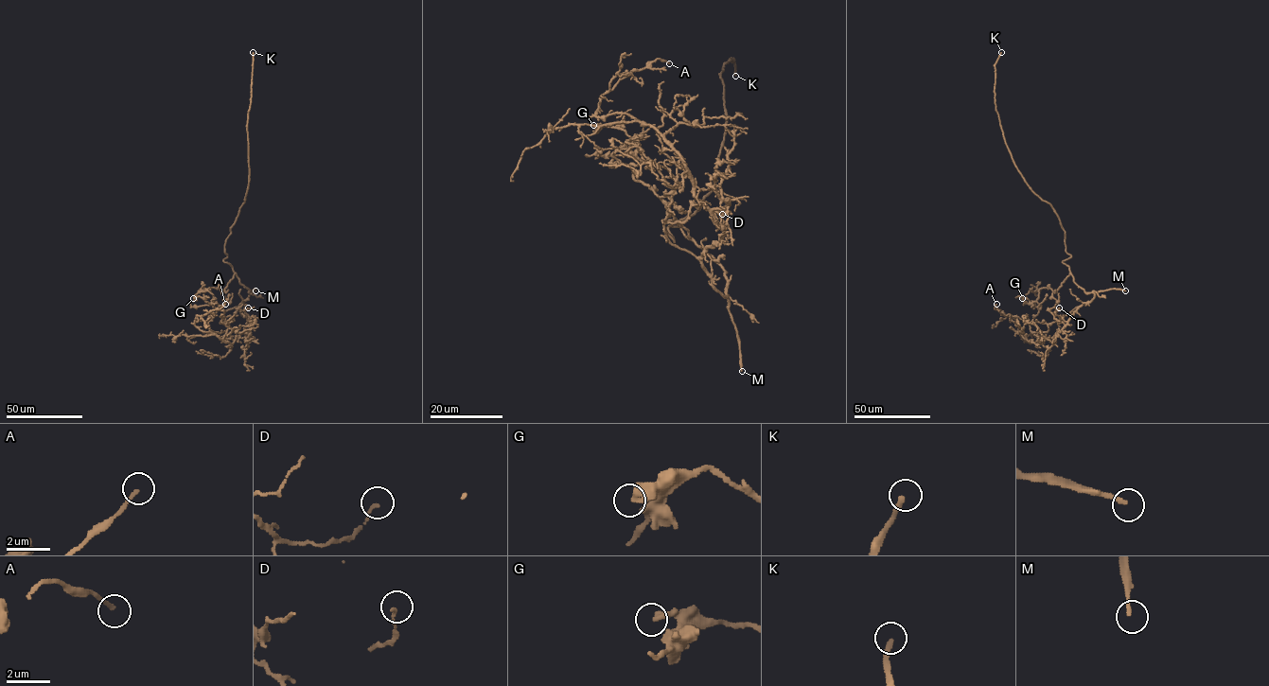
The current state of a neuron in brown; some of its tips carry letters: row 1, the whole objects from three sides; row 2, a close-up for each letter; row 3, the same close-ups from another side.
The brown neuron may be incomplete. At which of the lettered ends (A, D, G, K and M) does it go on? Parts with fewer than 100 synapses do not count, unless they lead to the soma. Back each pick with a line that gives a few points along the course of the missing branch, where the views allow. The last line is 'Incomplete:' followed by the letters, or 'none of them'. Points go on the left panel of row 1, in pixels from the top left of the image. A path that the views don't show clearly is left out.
M: missing branch runs (255, 290), (257, 289), (258, 342), (253, 376), (243, 398)
Incomplete: K, M

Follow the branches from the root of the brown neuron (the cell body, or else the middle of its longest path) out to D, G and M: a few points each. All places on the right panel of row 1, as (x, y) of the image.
D: (1063, 260), (1073, 282), (1094, 297), (1062, 318), (1055, 314), (1055, 308), (1059, 307)
G: (1063, 260), (1070, 272), (1056, 290), (1041, 288), (1038, 298), (1029, 304), (1022, 298)
M: (1063, 260), (1073, 282), (1087, 292), (1110, 289), (1125, 290)

